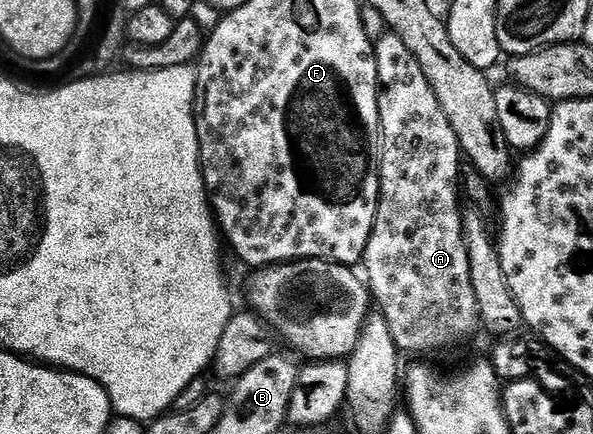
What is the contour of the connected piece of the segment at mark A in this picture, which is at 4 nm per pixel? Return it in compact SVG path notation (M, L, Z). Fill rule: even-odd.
M387 32L374 42L374 59L378 73L378 128L380 131L380 189L378 191L378 211L374 227L368 240L364 267L365 281L376 303L377 309L388 320L388 332L392 332L392 340L403 355L406 354L438 354L441 350L450 350L461 342L466 342L477 330L480 330L476 291L472 288L472 272L468 264L468 248L466 236L462 228L463 211L458 211L458 190L460 194L460 174L458 169L464 166L462 147L458 144L456 132L452 132L452 124L448 124L448 116L444 116L444 108L436 100L436 92L432 92L432 84L428 84L428 76L424 76L424 68L420 68L420 60L408 52L404 40L393 32Z

